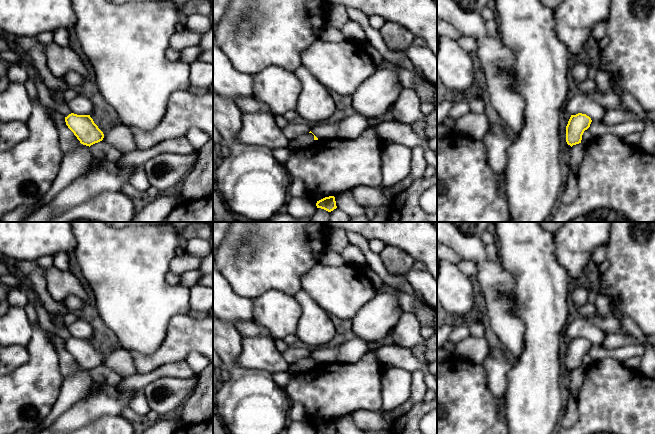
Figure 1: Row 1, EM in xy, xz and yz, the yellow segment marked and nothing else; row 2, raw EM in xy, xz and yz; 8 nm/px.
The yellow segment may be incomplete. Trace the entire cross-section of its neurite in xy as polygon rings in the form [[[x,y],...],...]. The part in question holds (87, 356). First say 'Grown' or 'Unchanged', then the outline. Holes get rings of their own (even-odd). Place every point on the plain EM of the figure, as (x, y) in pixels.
Unchanged. [[[74,337],[65,341],[68,352],[74,357],[81,368],[91,370],[103,364],[104,358],[94,347],[90,339]]]

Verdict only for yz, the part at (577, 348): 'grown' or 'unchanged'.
unchanged

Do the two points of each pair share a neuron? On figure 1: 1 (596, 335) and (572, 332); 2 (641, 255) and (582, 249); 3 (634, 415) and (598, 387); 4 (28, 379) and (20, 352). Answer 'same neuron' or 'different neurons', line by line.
1: same neuron
2: different neurons
3: same neuron
4: different neurons

